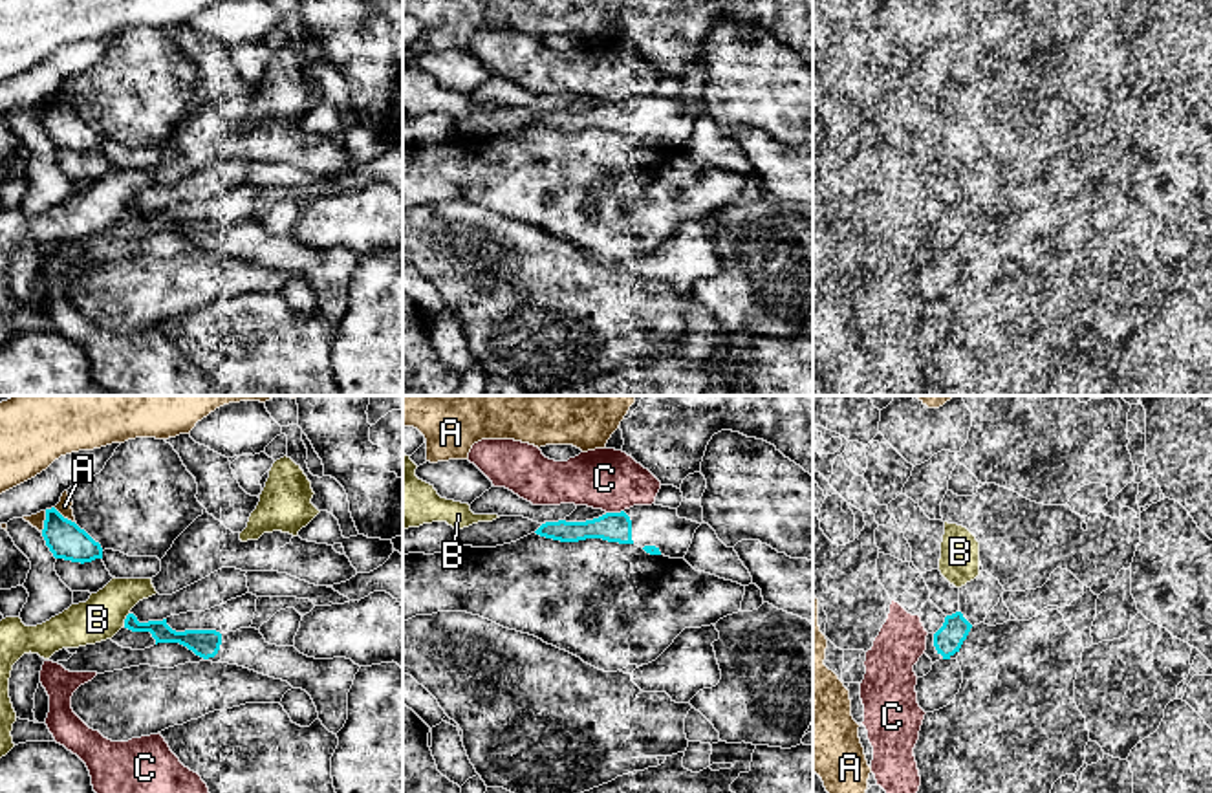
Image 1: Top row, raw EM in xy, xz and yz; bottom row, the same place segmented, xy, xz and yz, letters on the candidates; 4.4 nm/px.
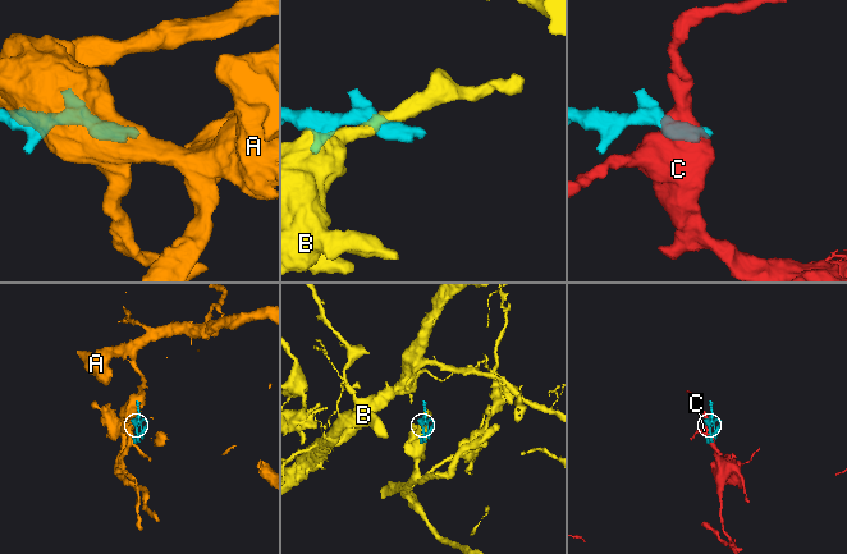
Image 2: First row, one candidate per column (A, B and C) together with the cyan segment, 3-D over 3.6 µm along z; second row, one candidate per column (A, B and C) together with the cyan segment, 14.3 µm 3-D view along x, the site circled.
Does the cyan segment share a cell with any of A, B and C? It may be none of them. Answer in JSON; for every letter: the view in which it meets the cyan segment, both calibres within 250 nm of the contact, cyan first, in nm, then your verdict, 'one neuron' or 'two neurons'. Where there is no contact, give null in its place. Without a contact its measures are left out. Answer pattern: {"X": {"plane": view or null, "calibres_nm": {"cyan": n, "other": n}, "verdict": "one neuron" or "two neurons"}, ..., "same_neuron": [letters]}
{"A": {"plane": "xy", "calibres_nm": {"cyan": 160, "other": 60}, "verdict": "two neurons"}, "B": {"plane": "xy", "calibres_nm": {"cyan": 90, "other": 190}, "verdict": "two neurons"}, "C": {"plane": "xz", "calibres_nm": {"cyan": 130, "other": 280}, "verdict": "two neurons"}, "same_neuron": []}

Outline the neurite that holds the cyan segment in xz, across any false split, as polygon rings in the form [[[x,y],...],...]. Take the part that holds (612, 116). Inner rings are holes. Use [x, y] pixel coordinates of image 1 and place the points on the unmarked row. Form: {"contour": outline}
{"contour": [[[633,95],[621,103],[606,103],[586,112],[546,112],[535,123],[560,132],[602,128],[635,134],[650,145],[685,148],[701,114],[679,108],[677,99],[663,95]]]}

